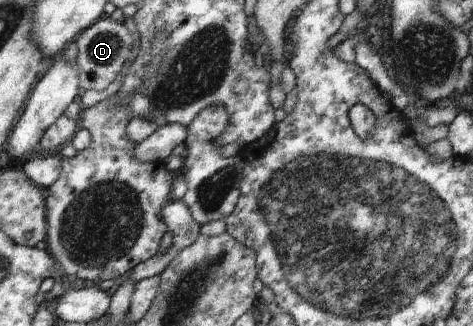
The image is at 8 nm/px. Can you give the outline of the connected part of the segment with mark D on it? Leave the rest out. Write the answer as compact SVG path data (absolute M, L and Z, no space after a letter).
M107 16L101 17L95 25L91 25L89 29L82 32L79 39L76 41L78 48L77 61L80 67L80 86L82 91L103 91L109 87L119 71L121 64L129 59L129 51L133 47L133 36L136 32L131 33L121 21L112 21Z

